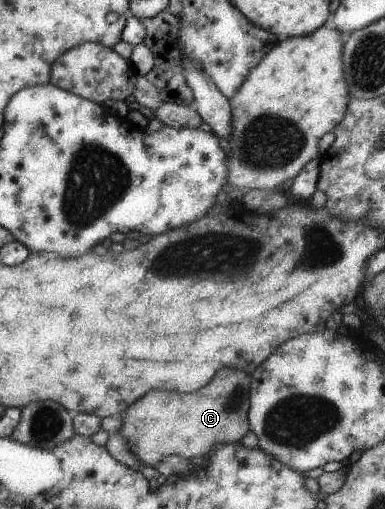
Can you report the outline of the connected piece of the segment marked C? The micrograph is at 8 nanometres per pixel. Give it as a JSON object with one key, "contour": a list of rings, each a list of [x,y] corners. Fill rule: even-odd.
{"contour":[[[220,368],[206,386],[190,394],[150,390],[120,414],[121,427],[116,434],[126,439],[141,463],[150,466],[168,455],[188,459],[205,456],[216,443],[240,443],[249,431],[248,384],[246,372]]]}

